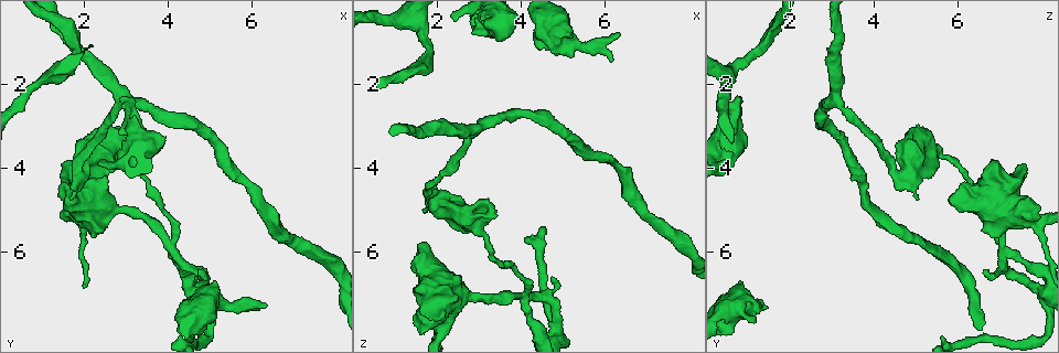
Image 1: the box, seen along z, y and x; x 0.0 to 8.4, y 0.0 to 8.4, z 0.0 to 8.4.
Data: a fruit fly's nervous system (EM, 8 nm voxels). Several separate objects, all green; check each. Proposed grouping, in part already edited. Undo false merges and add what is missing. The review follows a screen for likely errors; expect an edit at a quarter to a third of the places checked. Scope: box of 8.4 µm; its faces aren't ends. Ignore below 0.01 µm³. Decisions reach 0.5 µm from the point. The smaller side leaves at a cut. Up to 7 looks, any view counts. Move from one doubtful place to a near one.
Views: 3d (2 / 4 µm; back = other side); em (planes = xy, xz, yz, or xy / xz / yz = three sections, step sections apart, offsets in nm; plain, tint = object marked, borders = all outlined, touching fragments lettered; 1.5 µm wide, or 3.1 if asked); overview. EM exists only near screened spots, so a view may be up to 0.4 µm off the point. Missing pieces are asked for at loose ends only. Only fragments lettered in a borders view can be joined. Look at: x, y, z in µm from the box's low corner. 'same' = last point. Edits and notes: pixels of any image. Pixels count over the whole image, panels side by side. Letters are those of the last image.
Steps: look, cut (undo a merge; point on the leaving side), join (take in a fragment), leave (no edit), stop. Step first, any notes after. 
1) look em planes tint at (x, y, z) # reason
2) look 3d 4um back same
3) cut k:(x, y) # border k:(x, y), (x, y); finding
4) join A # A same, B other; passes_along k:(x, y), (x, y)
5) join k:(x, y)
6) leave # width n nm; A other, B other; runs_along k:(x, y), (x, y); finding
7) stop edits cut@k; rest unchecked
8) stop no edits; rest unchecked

look em planes borders at (4.40, 7.70, 1.20)

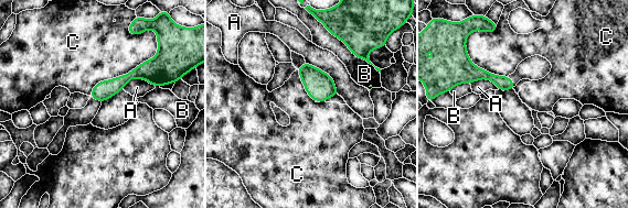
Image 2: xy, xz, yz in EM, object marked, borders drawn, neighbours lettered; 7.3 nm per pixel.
leave # longest_contact C 550 nm; A other, B other, C other; runs_along 2:(159, 81), (131, 74), (93, 95); no lettered fragment goes on from it

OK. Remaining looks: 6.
look em xy step 4 tint at (3.00, 3.65, 5.50) # three-way junction

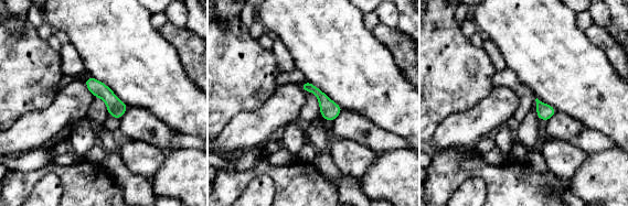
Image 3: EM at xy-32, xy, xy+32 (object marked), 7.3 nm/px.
look em xz step 8 borders same

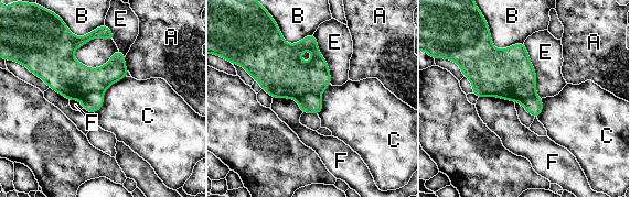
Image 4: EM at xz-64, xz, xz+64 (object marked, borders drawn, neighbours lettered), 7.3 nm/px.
cut 4:(280, 72) # A other, B other, C other, E other, F other; border 4:(319, 95), (305, 94), (296, 99); two cells meet here

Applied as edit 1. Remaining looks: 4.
stop edits cut@4; rest unchecked

